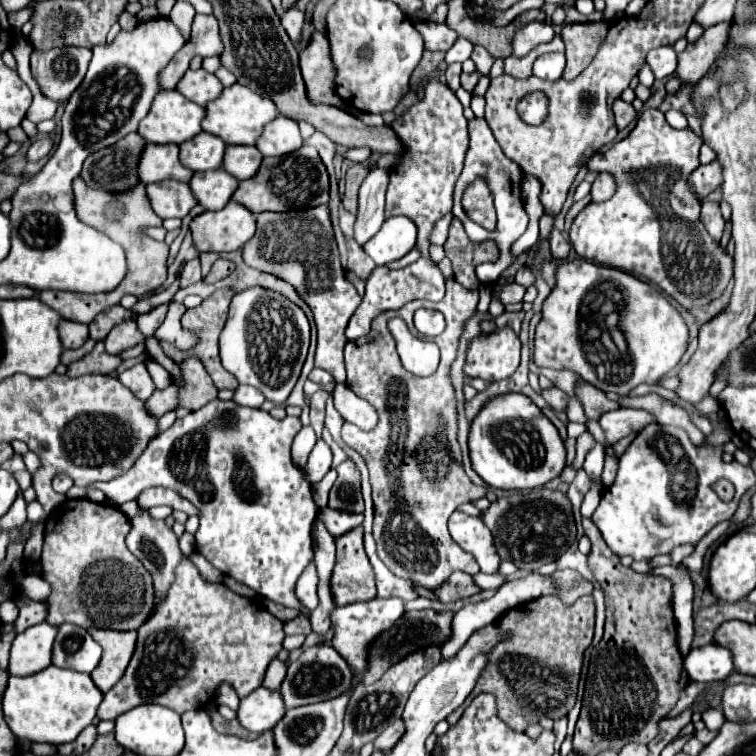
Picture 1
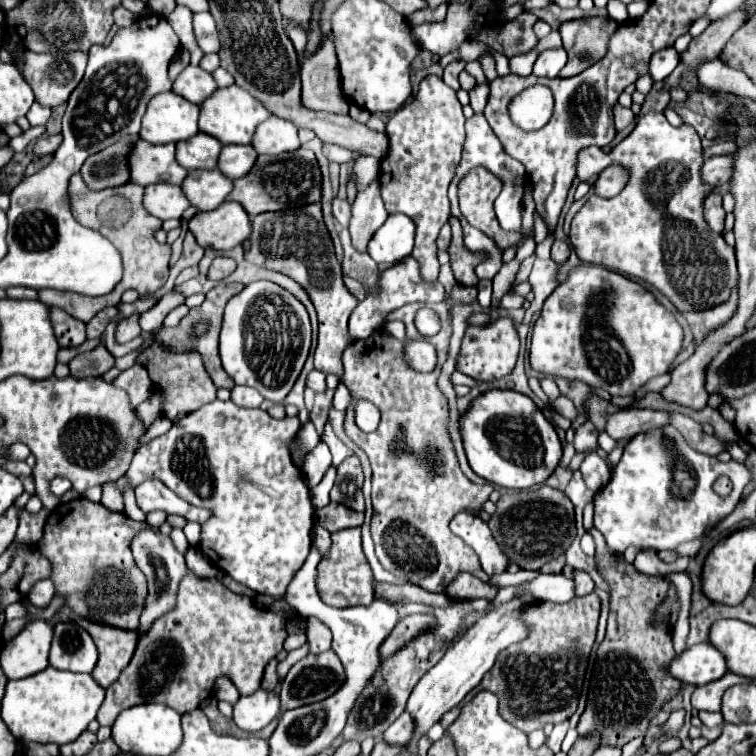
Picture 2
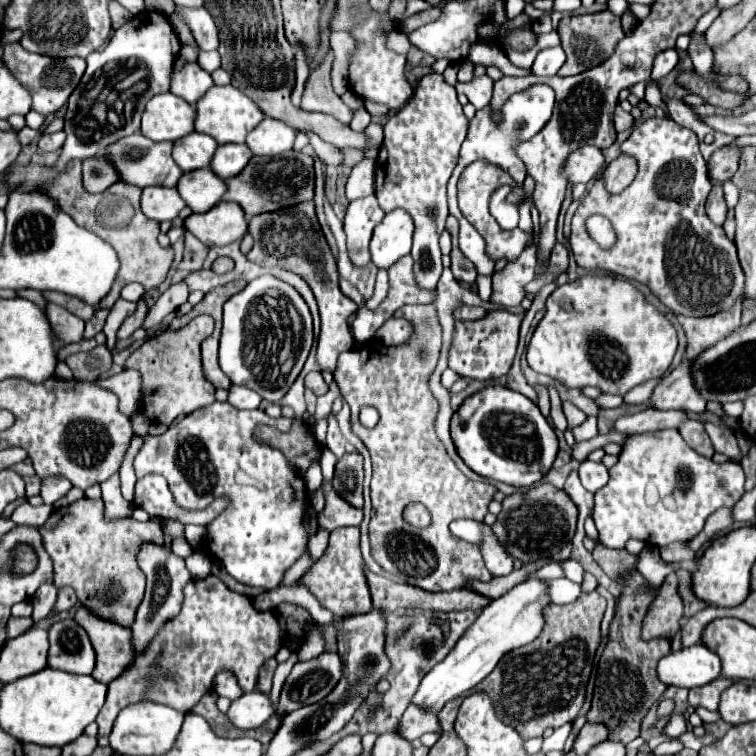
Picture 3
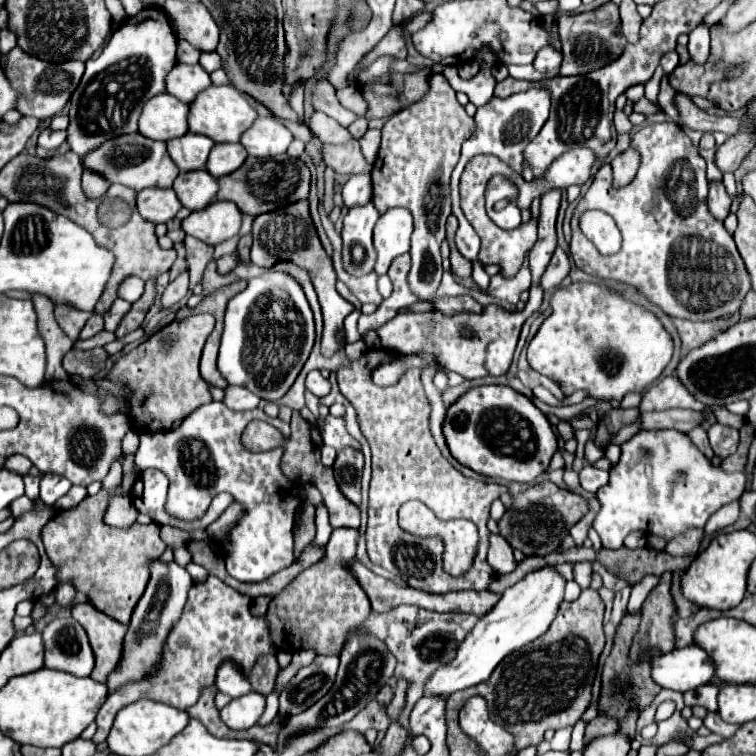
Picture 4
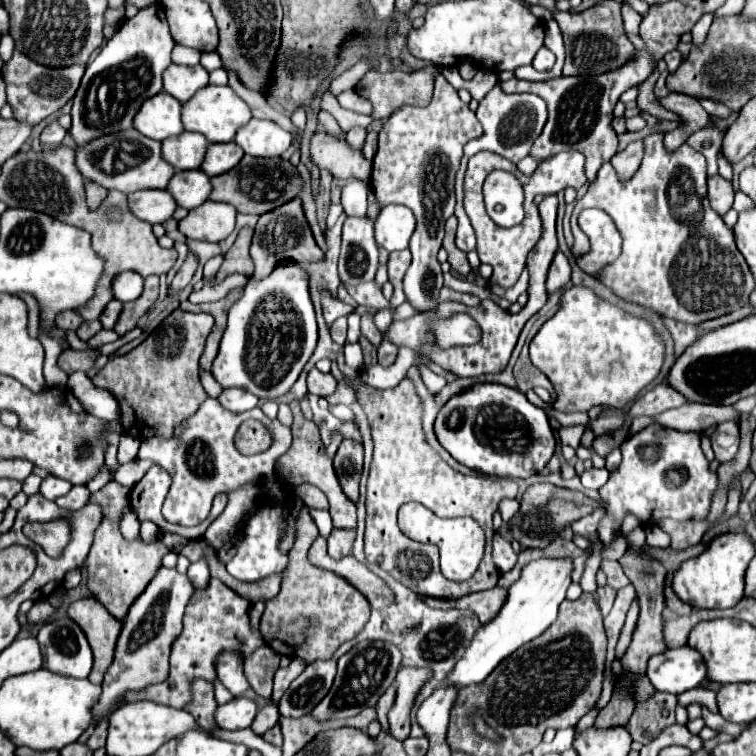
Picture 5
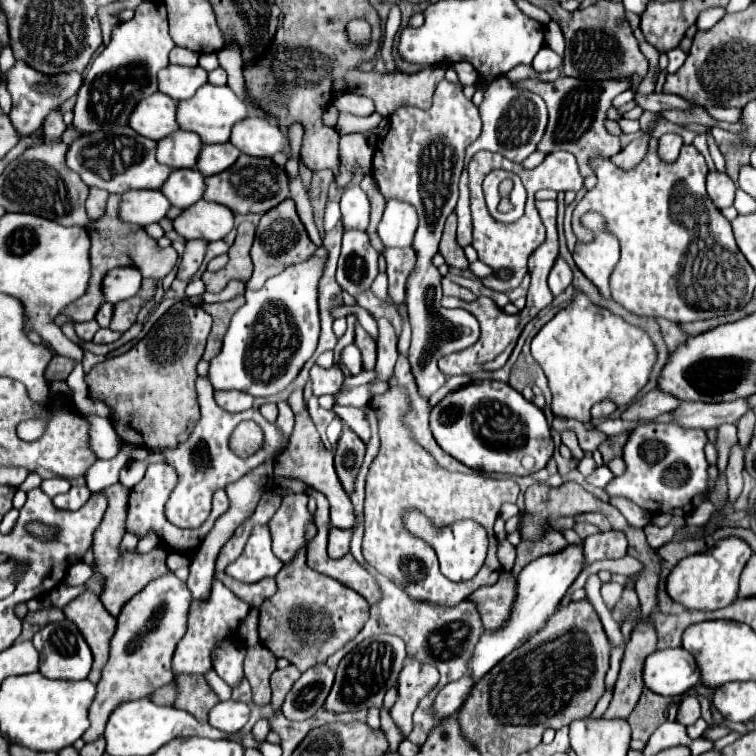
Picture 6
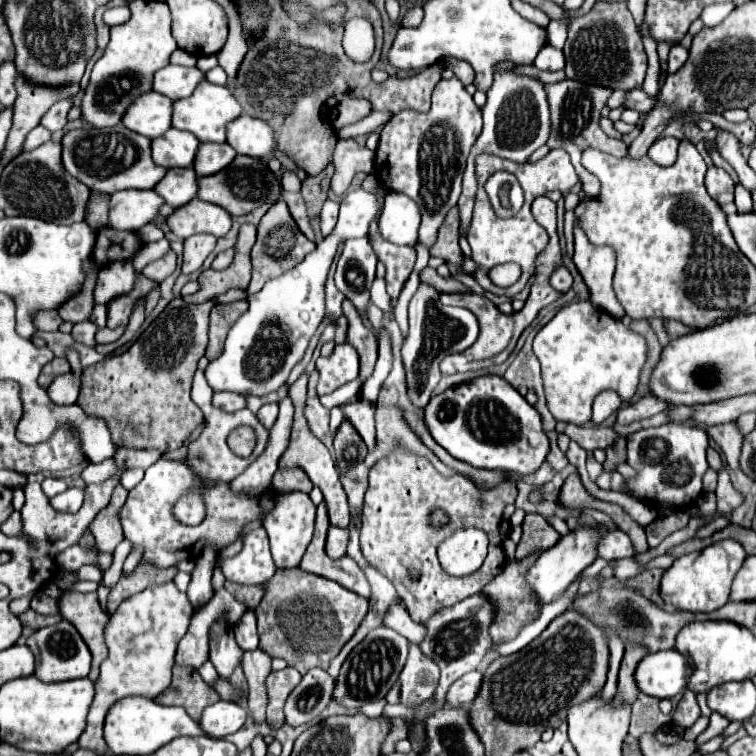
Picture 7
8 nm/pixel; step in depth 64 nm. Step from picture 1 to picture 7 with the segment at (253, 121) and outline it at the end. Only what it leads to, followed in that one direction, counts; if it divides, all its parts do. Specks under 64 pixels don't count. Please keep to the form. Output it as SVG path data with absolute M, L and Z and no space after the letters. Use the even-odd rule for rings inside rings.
M204 80L190 98L174 102L172 126L192 132L200 142L226 142L226 126L242 114L242 106L226 86L216 86Z

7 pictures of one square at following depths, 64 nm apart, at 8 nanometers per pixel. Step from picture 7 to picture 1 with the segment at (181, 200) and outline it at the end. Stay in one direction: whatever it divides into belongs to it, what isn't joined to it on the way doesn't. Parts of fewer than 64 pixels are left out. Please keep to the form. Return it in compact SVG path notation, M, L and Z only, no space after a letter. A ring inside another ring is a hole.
M222 168L216 172L194 172L188 184L192 184L198 204L206 210L222 210L238 188L238 180Z

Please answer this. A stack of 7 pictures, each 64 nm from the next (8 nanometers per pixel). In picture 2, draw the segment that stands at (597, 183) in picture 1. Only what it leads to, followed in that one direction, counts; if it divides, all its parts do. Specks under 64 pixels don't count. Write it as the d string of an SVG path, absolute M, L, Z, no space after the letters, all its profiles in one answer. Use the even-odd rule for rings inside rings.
M606 168L594 182L594 194L600 198L612 198L616 196L624 186L626 186L628 174L624 172L624 168Z

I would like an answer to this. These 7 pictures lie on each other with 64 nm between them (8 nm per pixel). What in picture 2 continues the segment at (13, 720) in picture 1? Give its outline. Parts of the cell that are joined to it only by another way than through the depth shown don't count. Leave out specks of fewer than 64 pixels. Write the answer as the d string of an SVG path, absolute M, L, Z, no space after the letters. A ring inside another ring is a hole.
M48 666L34 676L8 682L2 700L2 720L22 742L54 742L62 746L74 742L88 728L96 718L102 700L104 690L90 674L76 674Z

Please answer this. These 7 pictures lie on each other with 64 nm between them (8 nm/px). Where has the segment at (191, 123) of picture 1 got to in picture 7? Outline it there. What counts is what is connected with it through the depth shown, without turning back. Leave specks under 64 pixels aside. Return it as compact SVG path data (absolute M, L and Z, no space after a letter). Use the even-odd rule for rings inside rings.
M148 92L140 100L132 102L132 108L124 114L126 128L148 136L150 140L160 138L172 128L172 100L158 92Z

